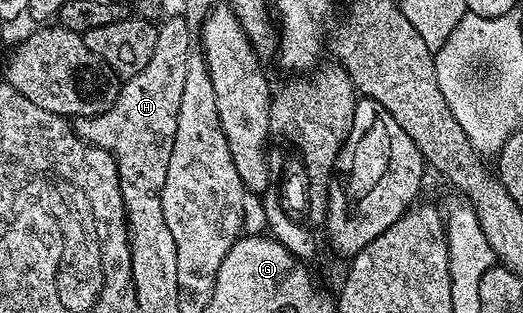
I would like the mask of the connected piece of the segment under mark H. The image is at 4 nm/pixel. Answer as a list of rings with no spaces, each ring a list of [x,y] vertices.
[[[169,16],[158,25],[153,57],[140,74],[128,77],[122,83],[114,106],[97,116],[76,117],[73,122],[75,132],[84,143],[111,153],[119,175],[123,168],[159,168],[159,160],[169,160],[172,154],[193,32],[185,16]]]

